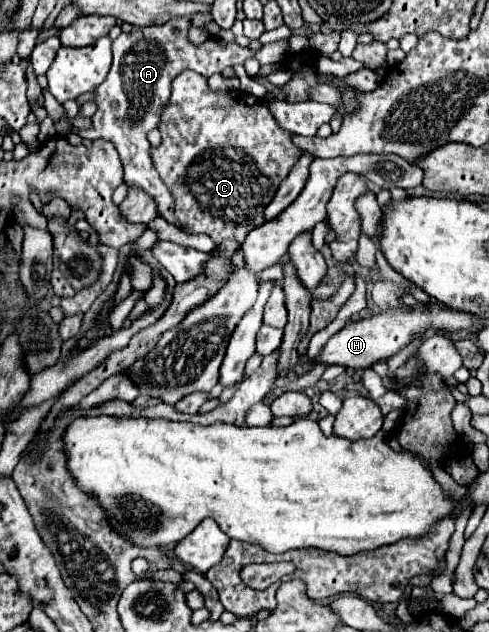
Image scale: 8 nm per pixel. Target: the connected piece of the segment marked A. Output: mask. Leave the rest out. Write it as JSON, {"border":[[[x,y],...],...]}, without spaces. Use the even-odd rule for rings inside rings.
{"border":[[[172,18],[164,26],[134,28],[128,34],[122,32],[112,42],[114,62],[112,62],[110,74],[96,88],[98,112],[92,116],[92,128],[88,130],[72,128],[74,134],[88,140],[96,140],[96,138],[110,140],[122,158],[124,182],[130,184],[132,188],[144,190],[156,202],[158,216],[174,226],[178,226],[178,220],[174,218],[174,198],[152,166],[150,142],[146,140],[146,132],[152,128],[158,128],[160,112],[164,110],[170,98],[172,80],[184,70],[194,70],[200,76],[210,78],[212,74],[222,72],[228,66],[244,64],[246,58],[258,58],[260,64],[278,64],[292,54],[288,40],[266,44],[260,52],[252,52],[250,48],[242,48],[234,42],[226,44],[222,40],[208,40],[200,46],[194,46],[188,42],[188,28],[190,28],[188,18]]]}

